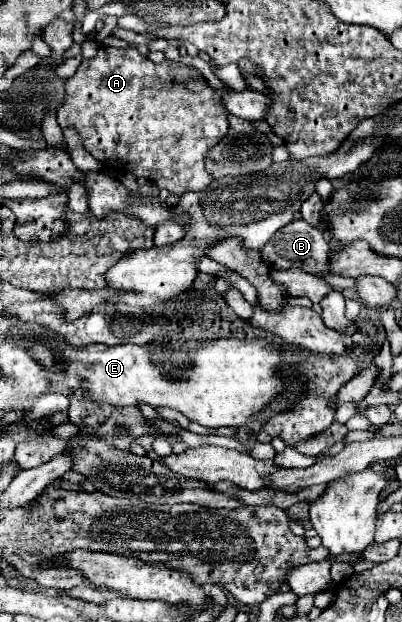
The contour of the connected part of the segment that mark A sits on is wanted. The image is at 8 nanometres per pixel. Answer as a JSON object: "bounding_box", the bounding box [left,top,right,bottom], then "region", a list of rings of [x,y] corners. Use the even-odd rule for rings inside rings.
{"bounding_box":[58,46,228,196],"region":[[[102,46],[96,56],[84,60],[68,80],[68,106],[60,106],[58,124],[62,128],[74,128],[80,134],[84,150],[98,162],[120,172],[132,172],[138,178],[148,178],[156,182],[156,186],[170,190],[170,194],[180,196],[184,192],[206,190],[212,182],[204,170],[204,154],[208,146],[218,142],[224,130],[228,130],[228,110],[224,106],[224,90],[212,88],[198,68],[194,68],[192,74],[182,62],[164,60],[154,64],[134,48]]]}

